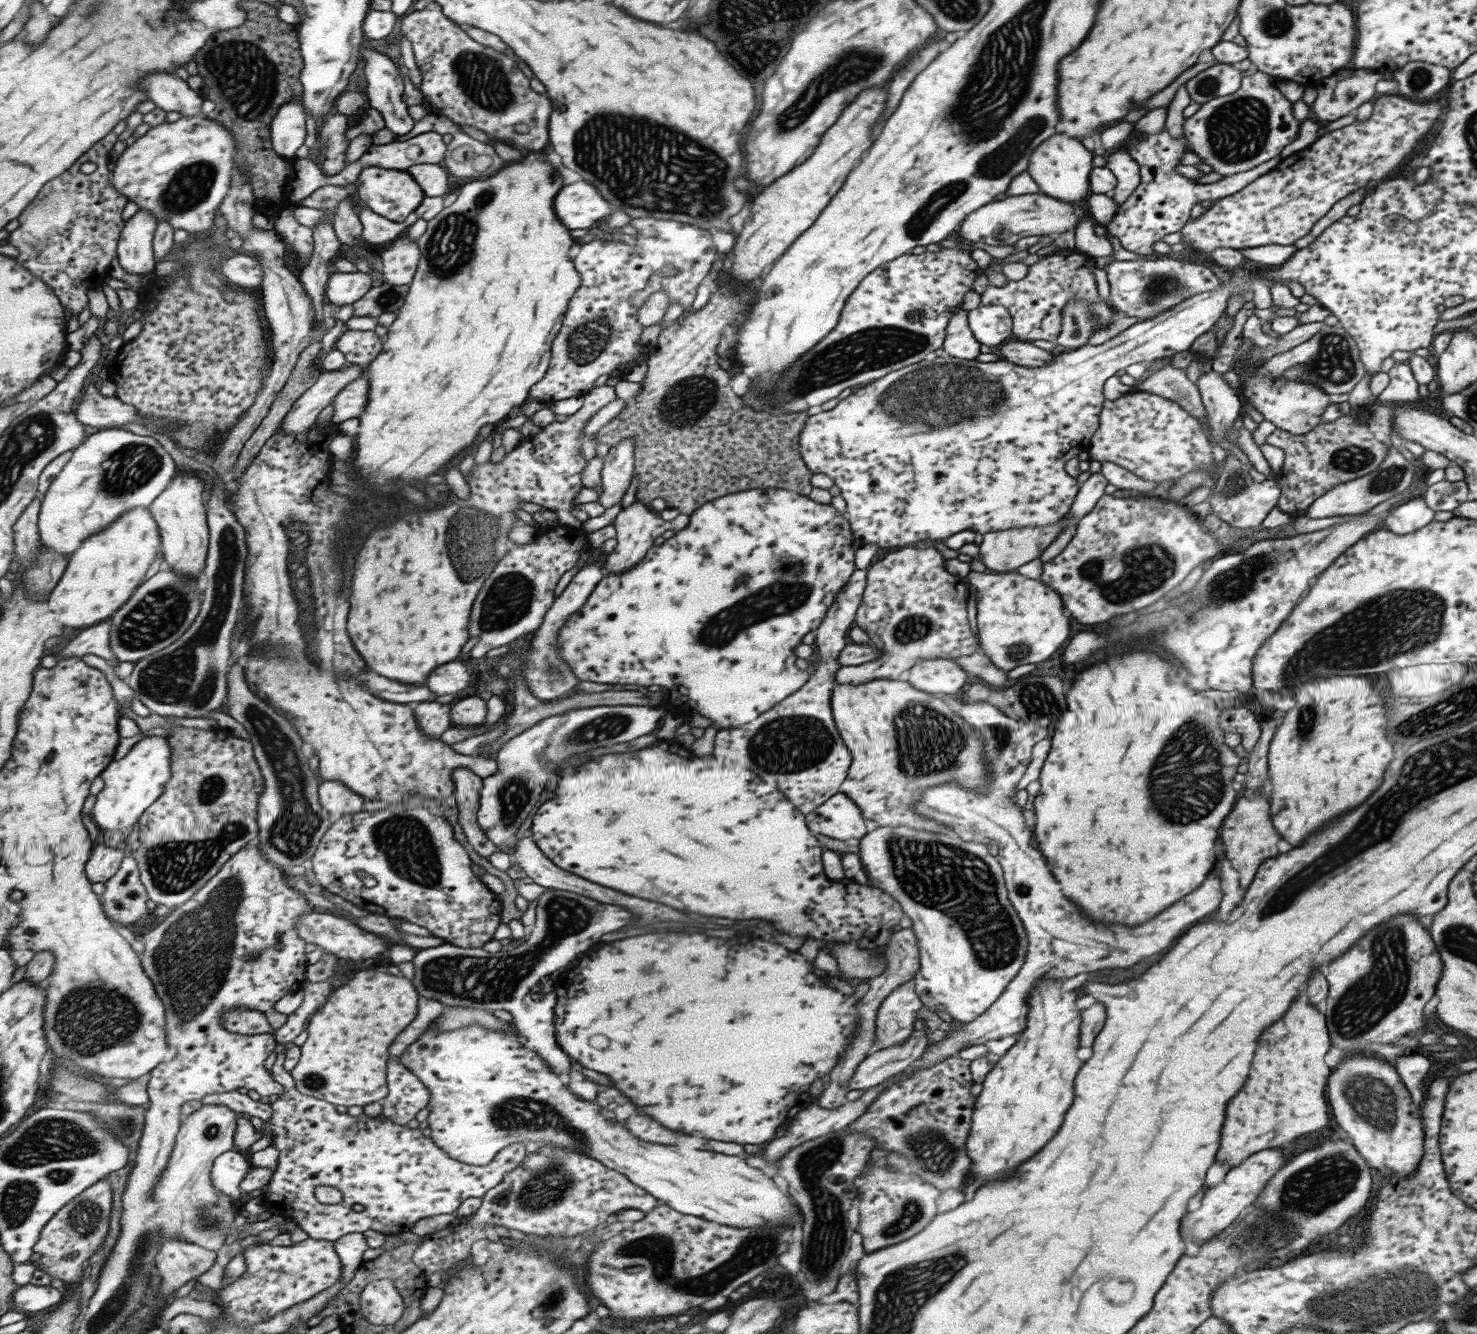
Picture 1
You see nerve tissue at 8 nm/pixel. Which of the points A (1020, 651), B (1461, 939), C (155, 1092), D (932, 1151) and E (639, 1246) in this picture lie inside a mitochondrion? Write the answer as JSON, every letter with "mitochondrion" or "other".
{"A":"mitochondrion","B":"mitochondrion","C":"other","D":"mitochondrion","E":"mitochondrion"}

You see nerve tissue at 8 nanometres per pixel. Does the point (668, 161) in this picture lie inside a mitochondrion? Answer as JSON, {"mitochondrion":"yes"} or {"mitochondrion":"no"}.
{"mitochondrion":"yes"}

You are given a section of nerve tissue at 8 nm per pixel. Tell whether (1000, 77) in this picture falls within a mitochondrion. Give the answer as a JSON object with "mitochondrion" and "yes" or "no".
{"mitochondrion":"yes"}

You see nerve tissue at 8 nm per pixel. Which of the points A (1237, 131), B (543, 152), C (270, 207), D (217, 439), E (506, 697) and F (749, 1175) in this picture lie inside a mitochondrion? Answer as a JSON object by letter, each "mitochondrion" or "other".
{"A":"mitochondrion","B":"other","C":"other","D":"other","E":"other","F":"other"}

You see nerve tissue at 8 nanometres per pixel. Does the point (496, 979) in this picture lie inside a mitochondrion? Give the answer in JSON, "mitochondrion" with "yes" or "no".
{"mitochondrion":"yes"}

